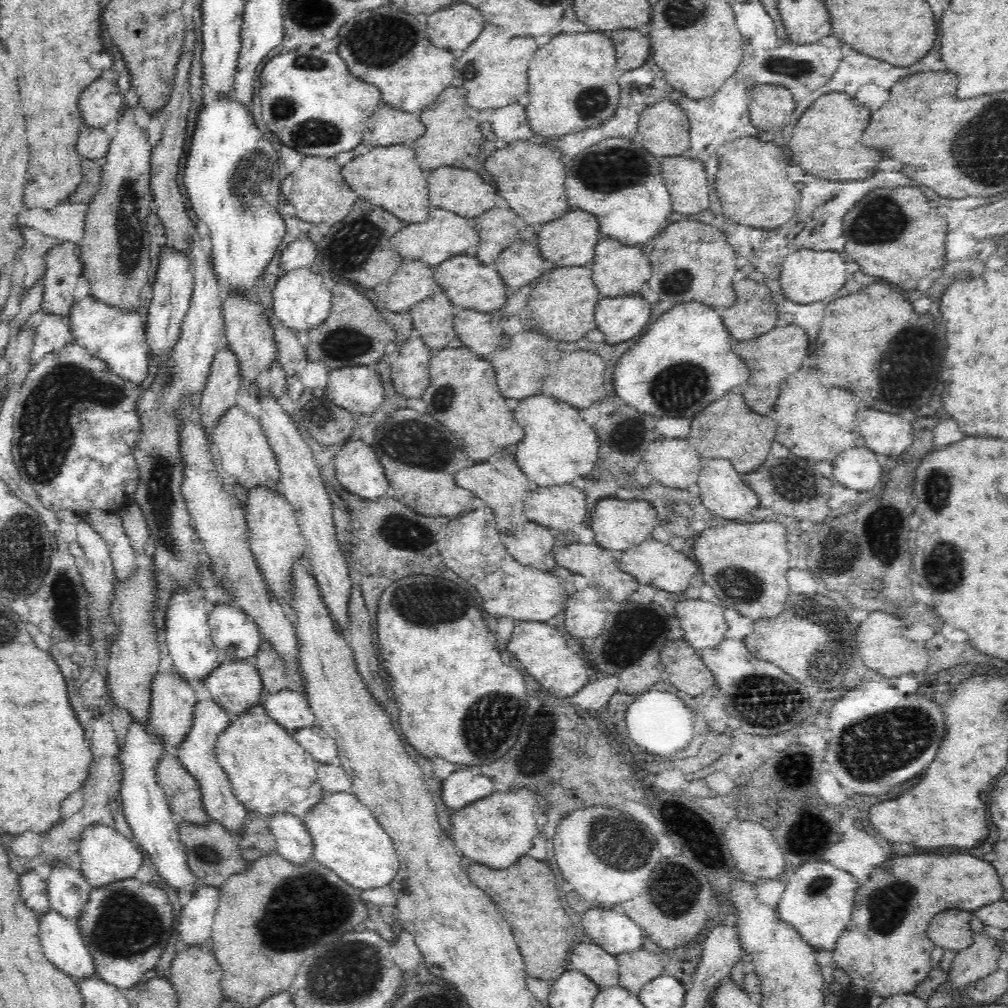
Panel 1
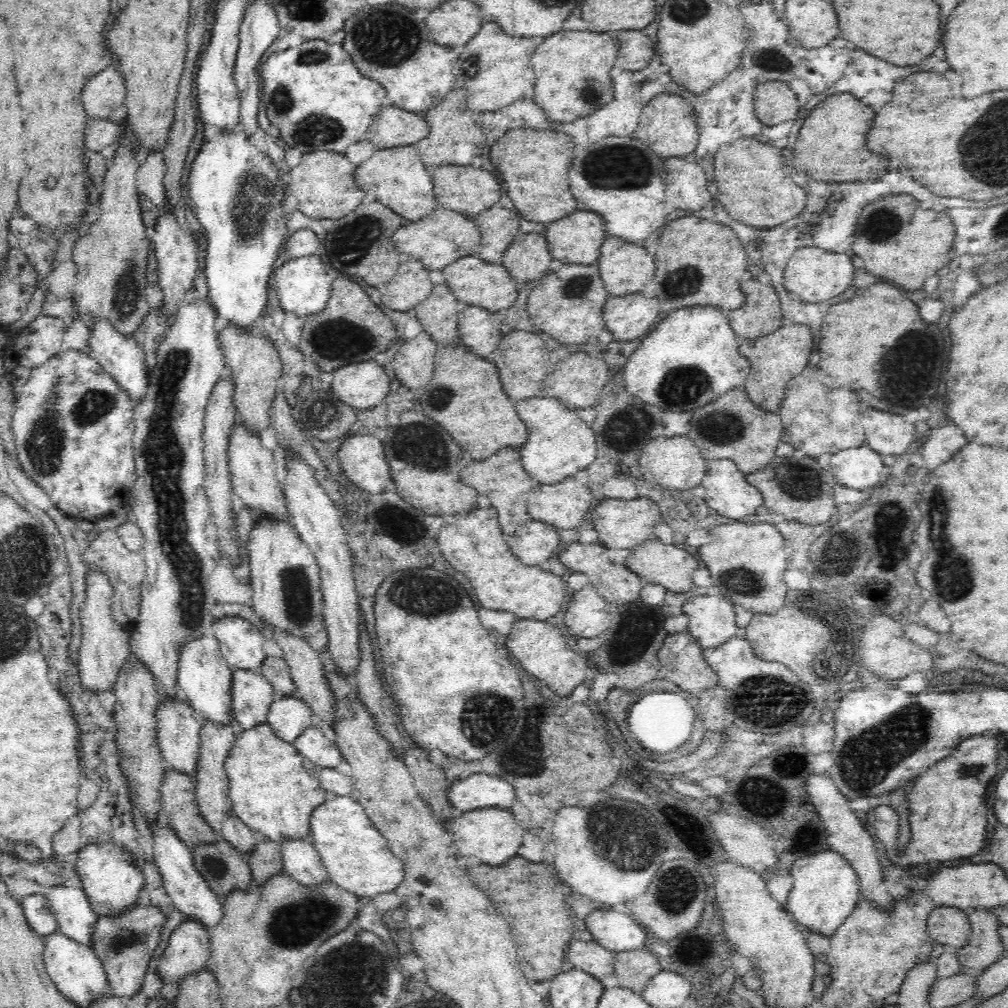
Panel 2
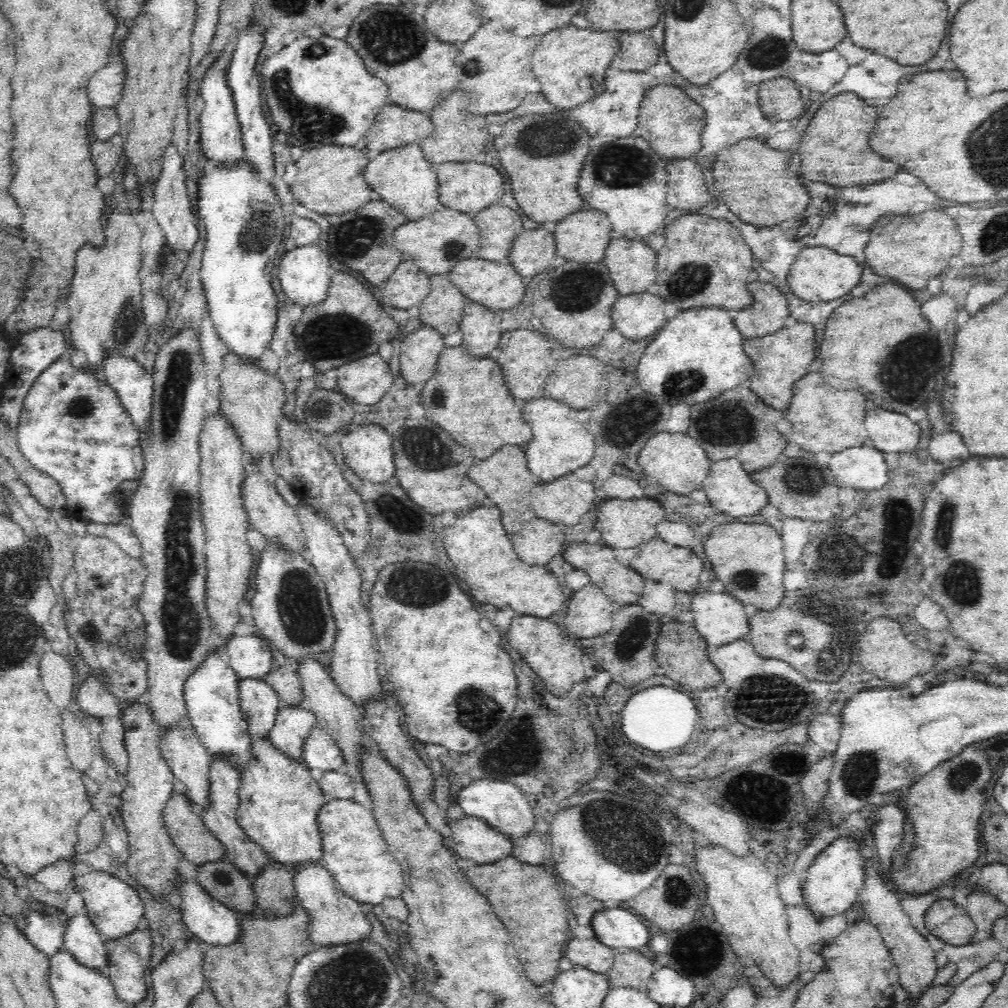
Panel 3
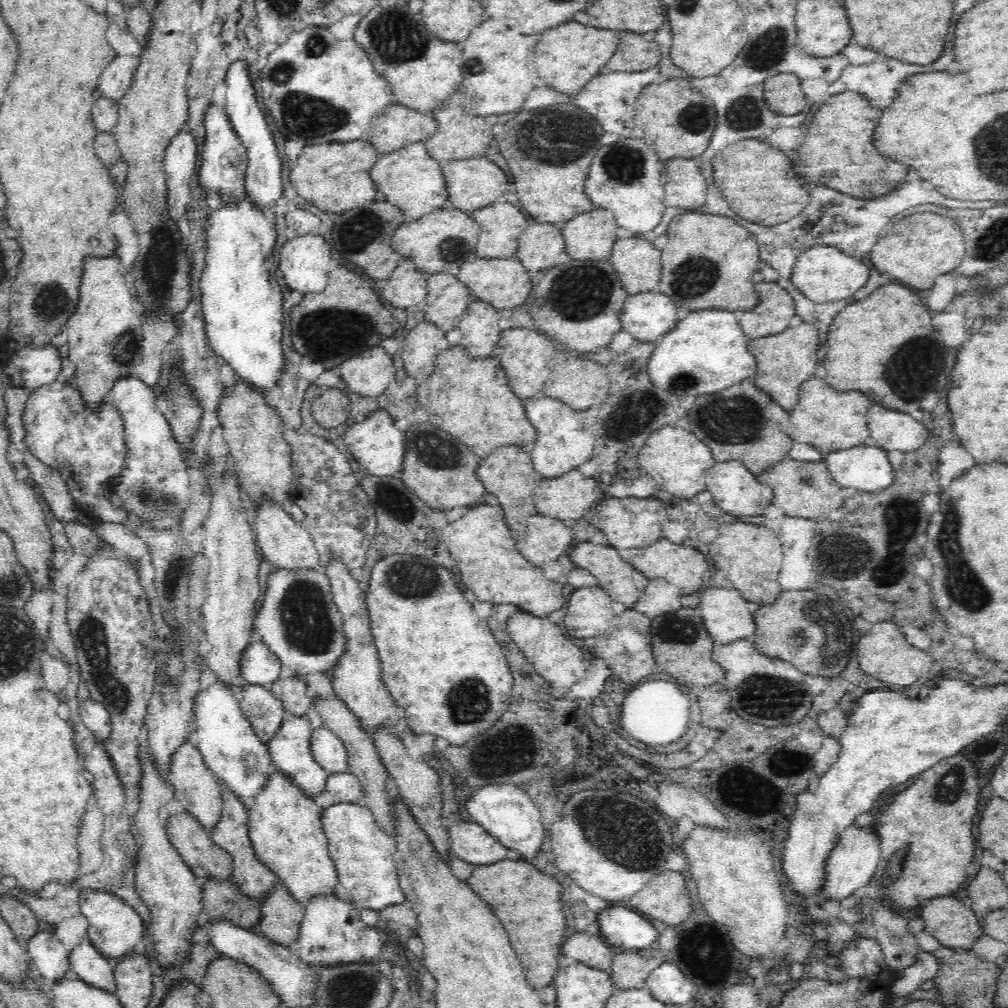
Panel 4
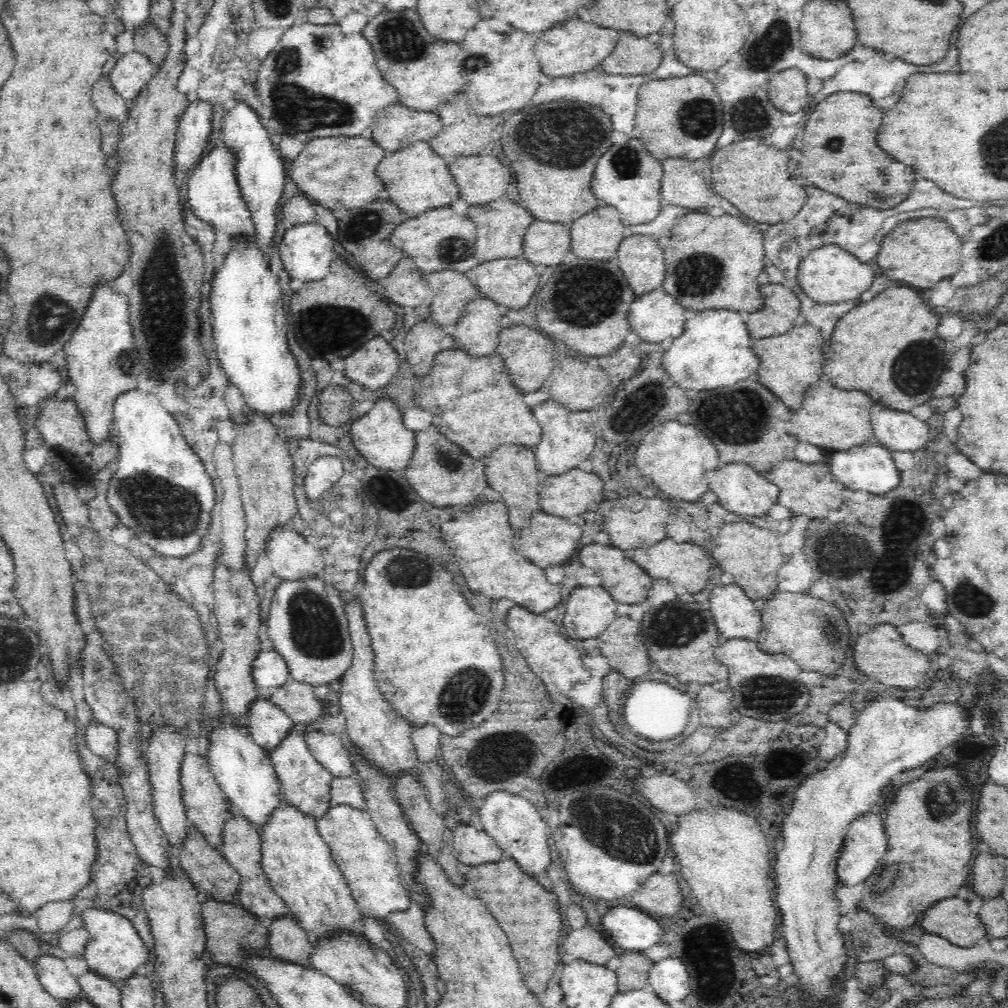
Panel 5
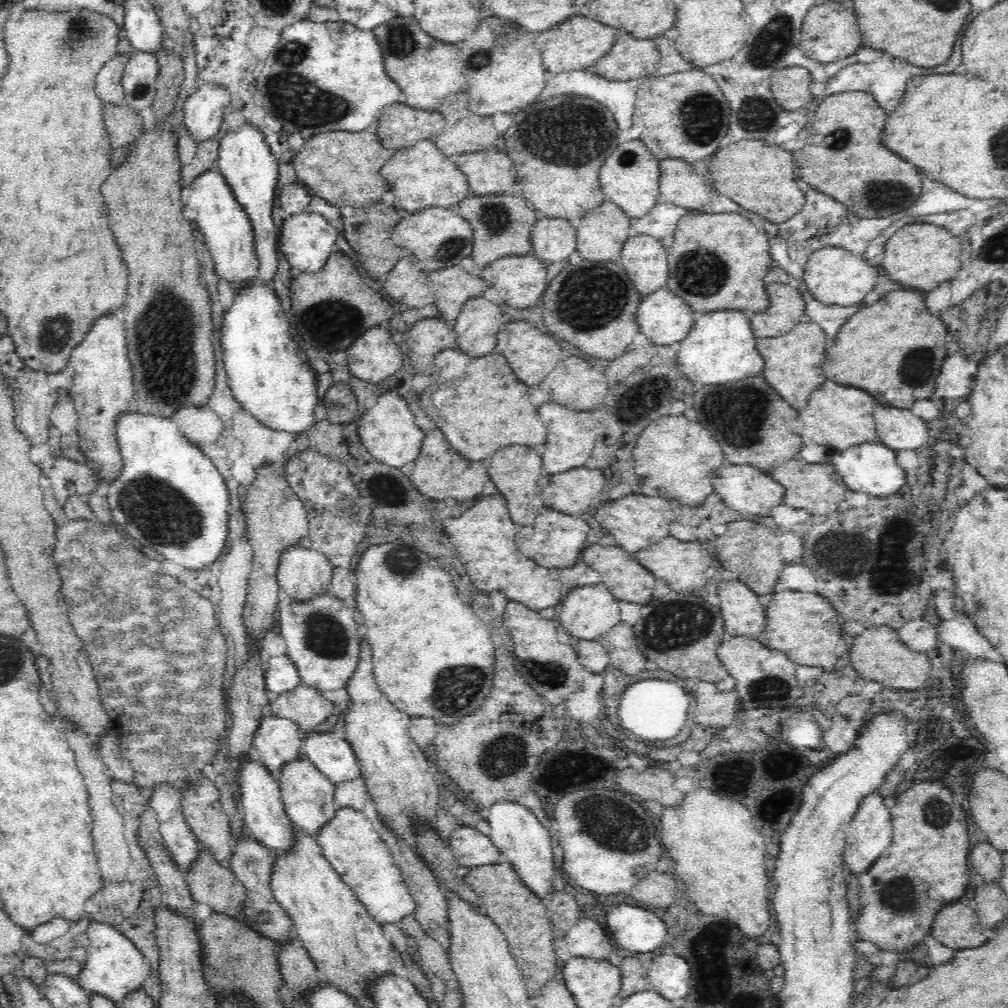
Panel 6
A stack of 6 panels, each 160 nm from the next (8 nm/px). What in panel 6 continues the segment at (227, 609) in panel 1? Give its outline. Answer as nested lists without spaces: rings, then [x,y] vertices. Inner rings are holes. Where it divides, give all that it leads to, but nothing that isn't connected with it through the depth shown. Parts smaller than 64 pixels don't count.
[[[287,654],[269,658],[265,679],[267,690],[279,695],[296,690],[300,684],[303,684],[296,663]]]

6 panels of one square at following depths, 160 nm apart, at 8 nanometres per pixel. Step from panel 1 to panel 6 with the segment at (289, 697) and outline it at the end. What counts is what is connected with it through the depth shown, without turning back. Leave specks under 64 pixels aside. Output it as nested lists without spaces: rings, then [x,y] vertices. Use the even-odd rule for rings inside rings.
[[[306,758],[297,760],[286,766],[279,778],[282,803],[290,821],[296,830],[312,838],[317,836],[330,820],[334,819],[337,808],[335,806],[335,785],[324,777]]]

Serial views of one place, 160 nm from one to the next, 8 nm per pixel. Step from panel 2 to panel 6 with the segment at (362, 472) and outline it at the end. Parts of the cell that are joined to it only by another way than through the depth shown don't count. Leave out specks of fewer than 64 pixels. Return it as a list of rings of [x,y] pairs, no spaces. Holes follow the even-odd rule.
[[[396,390],[383,392],[375,405],[359,416],[358,434],[362,444],[378,461],[390,466],[413,464],[420,456],[424,432],[416,422],[415,415],[410,411],[409,402]]]

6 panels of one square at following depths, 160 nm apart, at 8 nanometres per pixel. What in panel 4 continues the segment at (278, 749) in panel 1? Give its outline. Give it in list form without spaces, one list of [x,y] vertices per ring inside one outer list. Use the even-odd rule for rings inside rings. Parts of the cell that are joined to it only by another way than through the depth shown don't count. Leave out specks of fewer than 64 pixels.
[[[276,772],[271,775],[270,783],[257,797],[257,802],[247,808],[250,816],[250,840],[254,845],[256,856],[259,861],[266,865],[277,877],[277,880],[286,888],[286,891],[298,905],[306,908],[313,899],[321,897],[338,897],[340,881],[338,871],[332,857],[329,855],[329,844],[321,824],[321,814],[324,805],[320,801],[306,799],[302,791],[290,783],[282,773]]]

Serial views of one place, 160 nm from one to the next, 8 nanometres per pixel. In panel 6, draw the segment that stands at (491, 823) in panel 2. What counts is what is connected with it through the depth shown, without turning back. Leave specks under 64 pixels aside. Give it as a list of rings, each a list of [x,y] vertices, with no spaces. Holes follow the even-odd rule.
[[[460,824],[450,832],[448,839],[459,866],[467,866],[471,869],[498,863],[500,852],[489,835],[483,835],[475,827]]]

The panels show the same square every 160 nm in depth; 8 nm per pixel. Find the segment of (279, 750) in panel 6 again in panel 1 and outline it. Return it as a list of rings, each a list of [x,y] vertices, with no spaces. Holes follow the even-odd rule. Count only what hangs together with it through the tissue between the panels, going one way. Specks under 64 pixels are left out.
[[[248,659],[222,662],[202,684],[210,691],[211,700],[235,718],[263,704],[262,677],[253,661]]]

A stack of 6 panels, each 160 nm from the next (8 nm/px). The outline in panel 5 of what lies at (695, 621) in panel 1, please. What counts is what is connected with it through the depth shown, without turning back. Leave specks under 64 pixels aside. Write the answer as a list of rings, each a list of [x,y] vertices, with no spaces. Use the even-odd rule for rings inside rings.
[[[734,582],[711,590],[710,610],[722,636],[757,640],[762,630],[762,615],[756,610],[754,601]]]

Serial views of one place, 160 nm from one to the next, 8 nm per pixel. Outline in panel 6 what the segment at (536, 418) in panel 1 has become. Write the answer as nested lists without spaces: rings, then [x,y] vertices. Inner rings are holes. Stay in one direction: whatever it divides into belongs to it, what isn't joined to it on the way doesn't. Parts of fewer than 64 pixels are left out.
[[[548,401],[539,408],[539,416],[542,422],[548,428],[548,434],[545,444],[541,447],[541,457],[544,464],[545,472],[556,474],[566,472],[567,470],[584,467],[586,460],[590,458],[594,450],[594,414],[590,411],[569,410],[565,406],[558,404],[548,404]],[[592,416],[592,418],[590,418]]]

